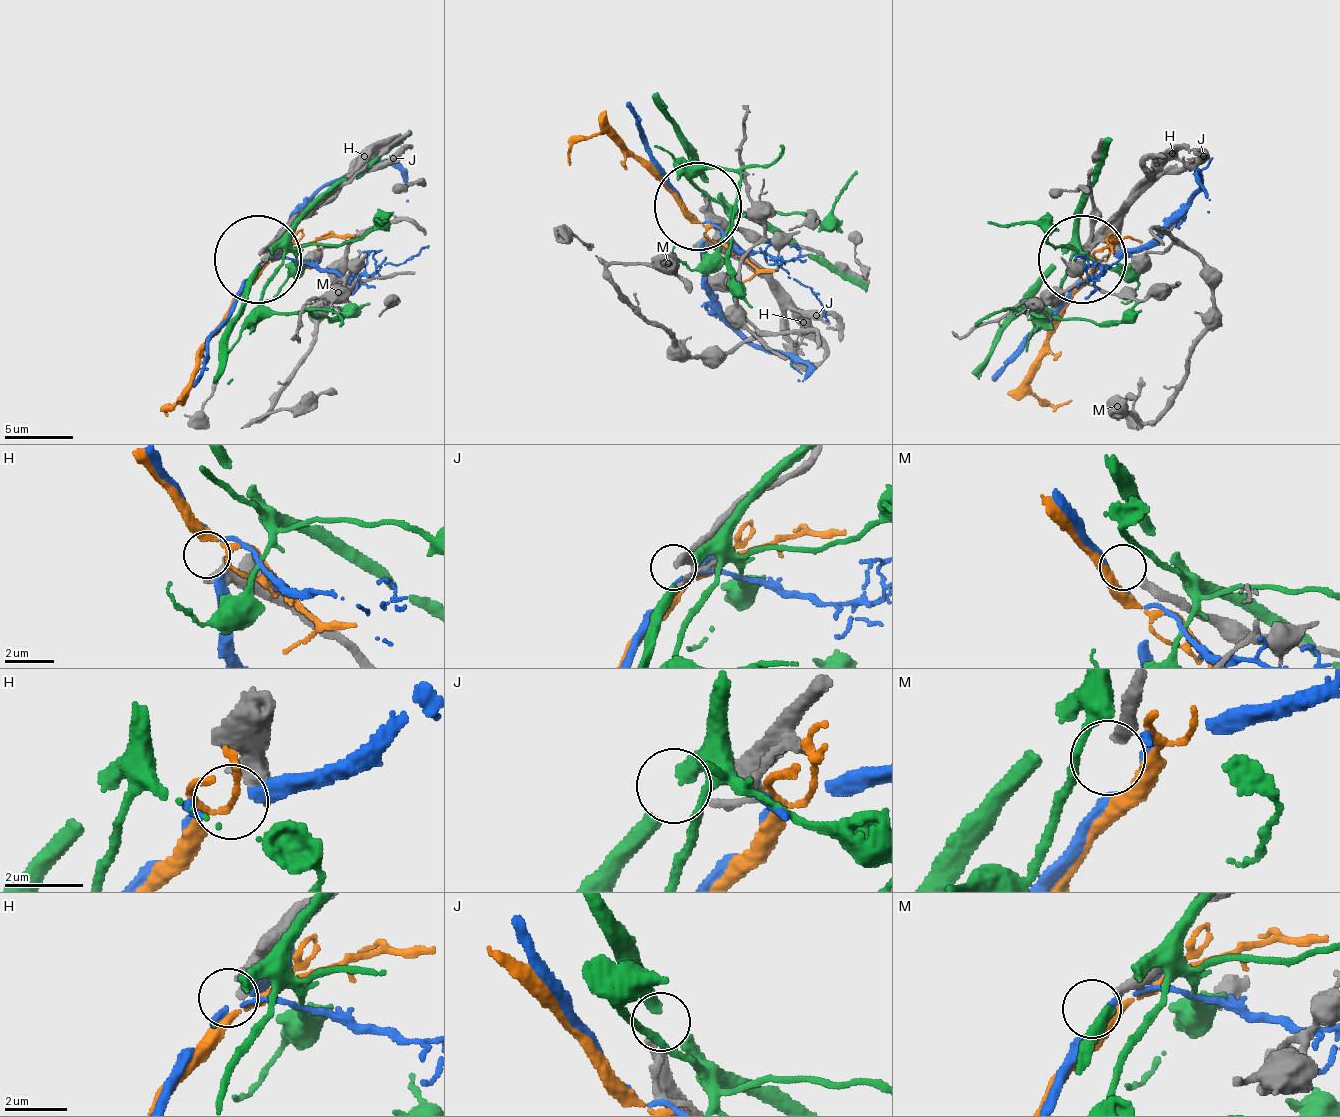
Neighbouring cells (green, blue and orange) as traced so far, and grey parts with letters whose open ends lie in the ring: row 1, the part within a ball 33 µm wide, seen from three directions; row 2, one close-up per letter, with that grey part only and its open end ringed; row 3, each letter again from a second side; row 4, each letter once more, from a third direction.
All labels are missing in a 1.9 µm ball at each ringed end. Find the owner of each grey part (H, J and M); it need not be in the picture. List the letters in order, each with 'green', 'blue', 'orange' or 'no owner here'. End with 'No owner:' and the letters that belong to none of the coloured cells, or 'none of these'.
H: orange
J: no owner here
M: no owner here
No owner: J, M

